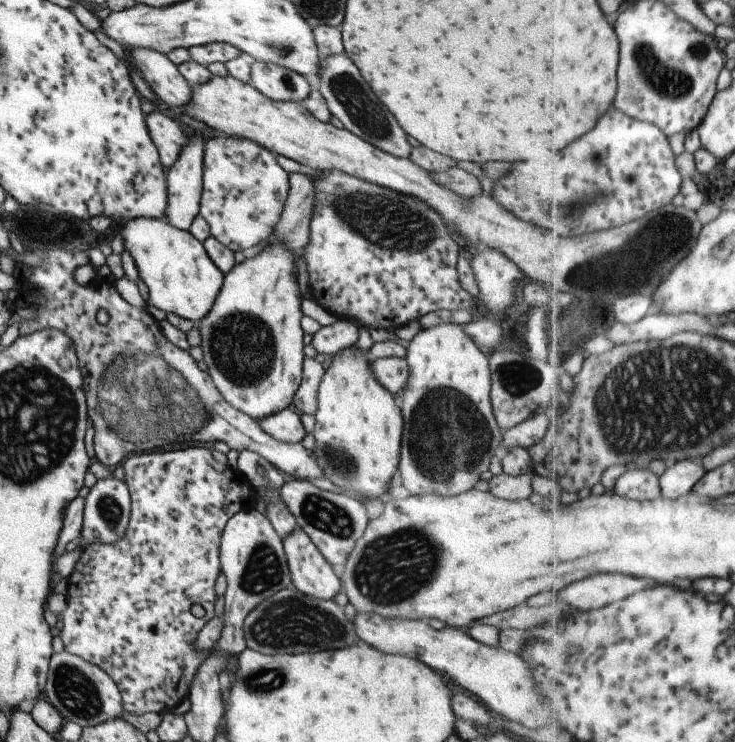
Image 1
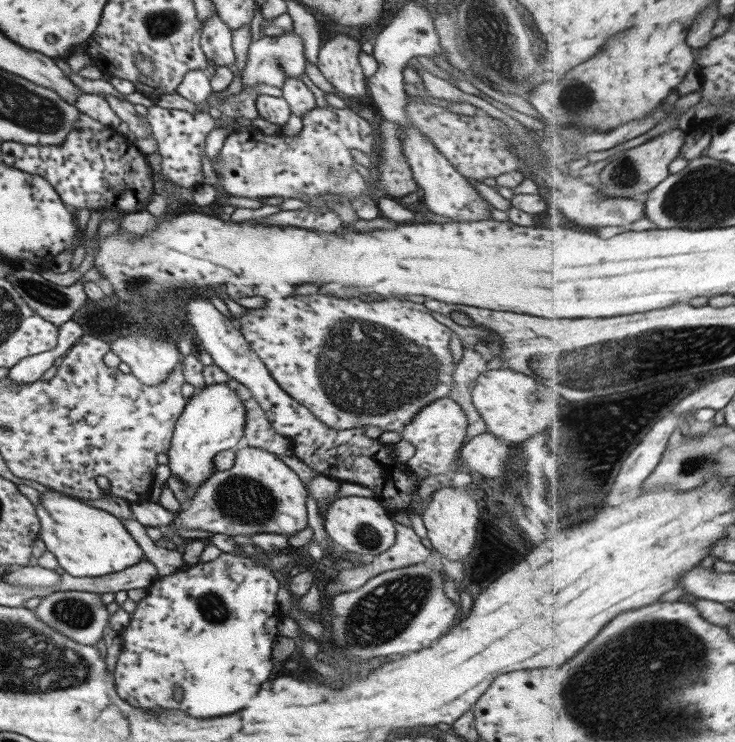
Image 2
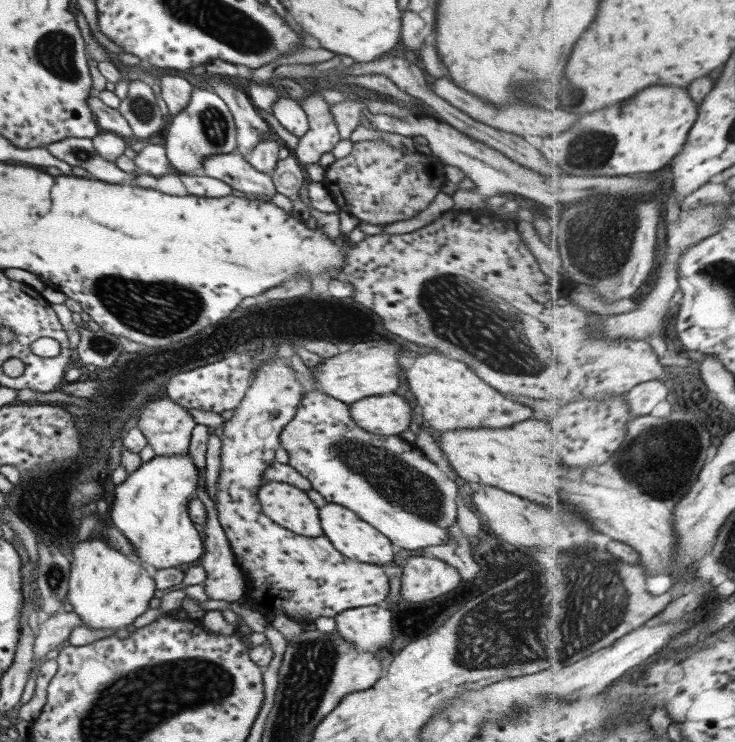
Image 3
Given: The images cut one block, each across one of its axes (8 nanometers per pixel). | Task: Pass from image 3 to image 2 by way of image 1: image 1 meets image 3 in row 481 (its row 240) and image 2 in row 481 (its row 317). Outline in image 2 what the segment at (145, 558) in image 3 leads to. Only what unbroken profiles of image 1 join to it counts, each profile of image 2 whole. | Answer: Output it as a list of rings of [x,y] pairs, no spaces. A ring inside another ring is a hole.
[[[225,383],[205,385],[196,394],[187,399],[184,408],[175,421],[171,444],[167,454],[167,466],[171,477],[177,478],[187,490],[195,490],[201,482],[210,478],[214,470],[214,457],[223,450],[234,447],[239,438],[243,436],[245,425],[245,408],[241,398],[233,390],[227,388]]]

